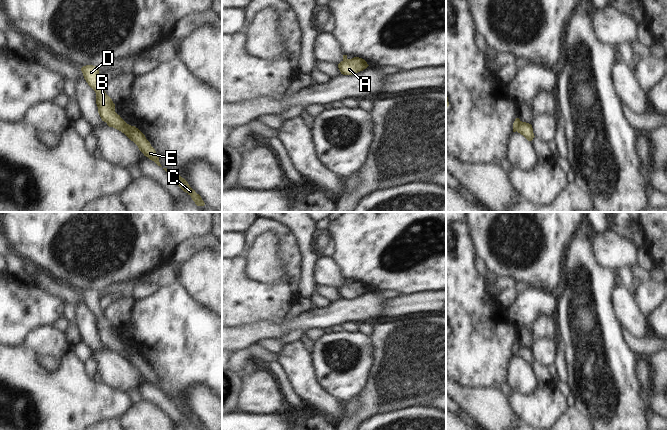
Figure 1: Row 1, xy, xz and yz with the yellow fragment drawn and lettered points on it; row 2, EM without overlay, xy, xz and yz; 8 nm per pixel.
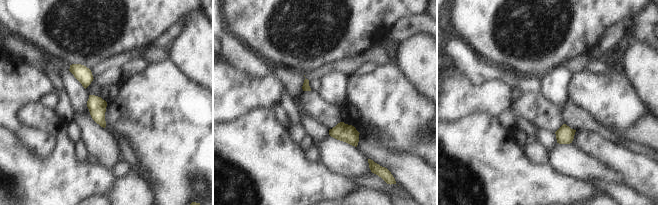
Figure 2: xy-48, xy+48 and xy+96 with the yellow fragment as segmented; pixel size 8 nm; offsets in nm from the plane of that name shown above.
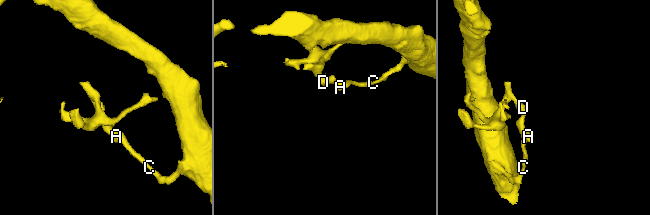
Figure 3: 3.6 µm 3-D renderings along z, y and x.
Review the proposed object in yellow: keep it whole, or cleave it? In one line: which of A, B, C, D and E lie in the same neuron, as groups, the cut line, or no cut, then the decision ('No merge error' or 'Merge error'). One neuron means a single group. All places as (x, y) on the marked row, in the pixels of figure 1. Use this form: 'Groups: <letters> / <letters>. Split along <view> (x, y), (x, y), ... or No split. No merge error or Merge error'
Groups: A C E / B D. Split along yz (521, 121), (516, 130). Merge error

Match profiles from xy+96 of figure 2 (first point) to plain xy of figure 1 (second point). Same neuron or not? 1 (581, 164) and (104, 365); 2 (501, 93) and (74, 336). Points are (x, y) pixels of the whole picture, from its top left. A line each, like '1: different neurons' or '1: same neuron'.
1: same neuron
2: different neurons

